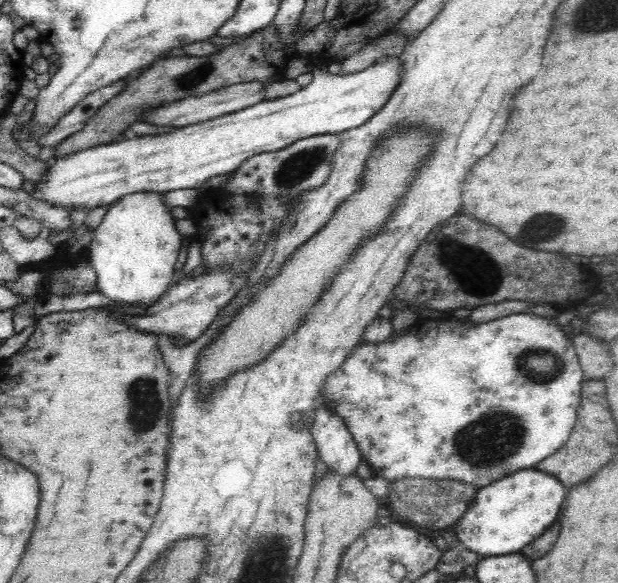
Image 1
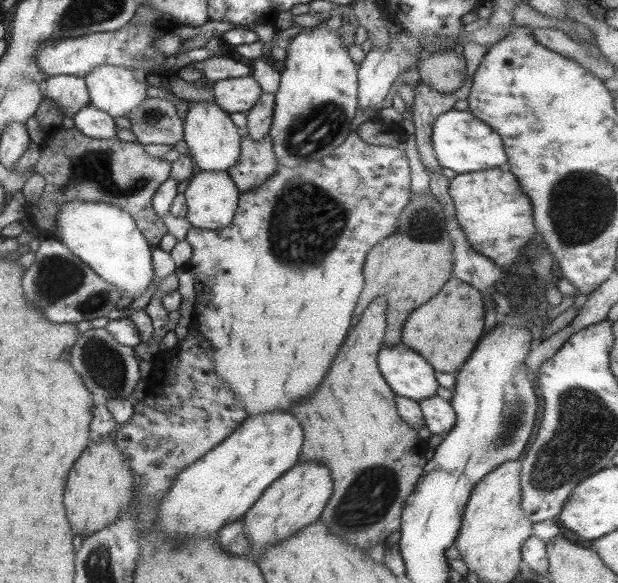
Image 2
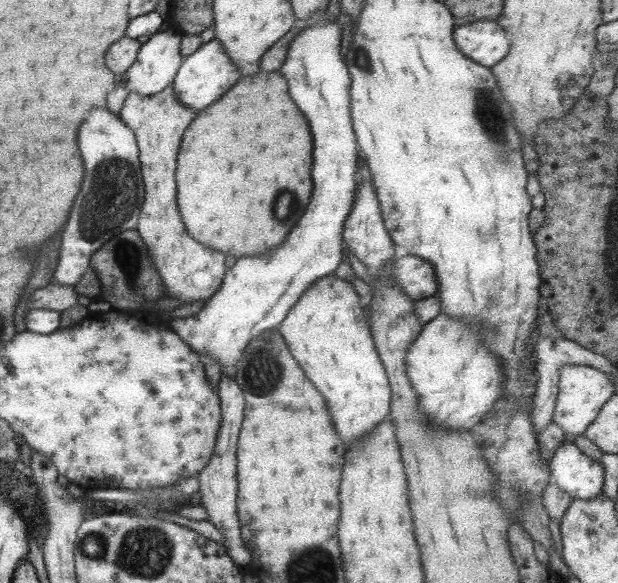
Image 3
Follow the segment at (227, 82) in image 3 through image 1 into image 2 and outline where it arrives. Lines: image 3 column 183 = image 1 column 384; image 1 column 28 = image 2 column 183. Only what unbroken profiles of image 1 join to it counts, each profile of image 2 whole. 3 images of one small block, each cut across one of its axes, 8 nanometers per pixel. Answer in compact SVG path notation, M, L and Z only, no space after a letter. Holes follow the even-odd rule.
M222 170L200 171L188 178L183 192L186 202L186 218L192 227L198 229L217 230L227 226L235 212L239 191L231 177Z

